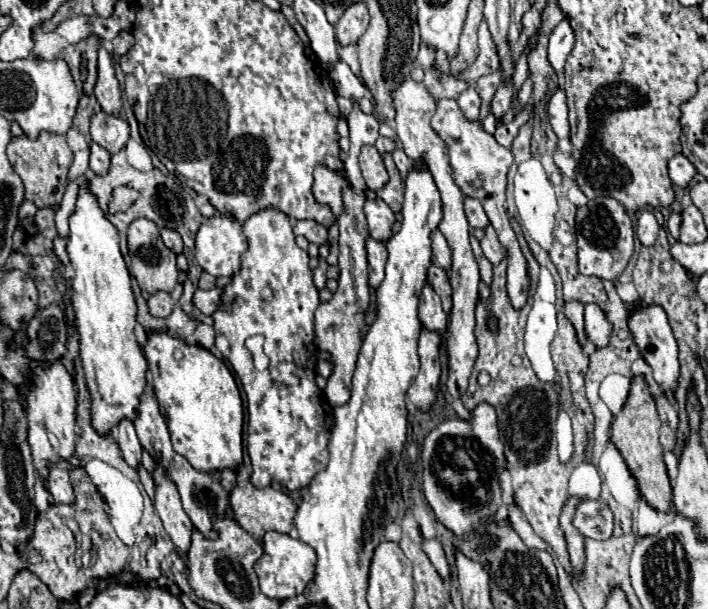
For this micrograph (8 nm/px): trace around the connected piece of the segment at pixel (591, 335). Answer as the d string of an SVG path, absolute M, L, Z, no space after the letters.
M588 303L586 311L584 311L584 319L586 319L588 339L596 345L596 349L606 347L608 339L612 335L612 323L604 315L604 311L596 303Z

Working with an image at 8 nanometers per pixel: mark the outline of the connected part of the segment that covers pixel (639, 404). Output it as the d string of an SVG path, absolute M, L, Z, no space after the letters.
M634 377L628 401L612 421L610 439L614 447L620 451L620 455L624 455L624 463L628 463L628 469L632 471L632 475L636 475L636 481L640 483L640 495L648 499L648 505L660 513L676 513L672 511L672 487L670 487L670 477L668 477L664 459L662 459L658 429L660 429L660 419L658 419L656 403L650 395L650 389L644 377Z

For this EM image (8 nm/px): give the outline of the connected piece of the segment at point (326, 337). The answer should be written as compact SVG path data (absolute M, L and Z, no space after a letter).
M354 103L354 109L348 117L348 127L350 127L350 151L348 159L344 161L344 173L348 181L352 183L352 189L344 191L344 205L346 213L336 221L340 227L340 237L338 237L338 249L340 249L340 279L338 279L338 291L332 295L330 301L322 303L316 309L316 321L314 321L314 335L316 335L316 347L320 351L326 351L330 355L330 363L334 365L332 375L328 377L328 385L324 389L326 399L332 407L344 405L350 399L350 389L352 389L352 375L356 367L356 355L360 353L360 343L362 343L362 329L364 329L364 313L370 305L370 285L368 285L368 261L366 261L366 247L364 241L368 237L368 227L366 227L366 217L362 211L364 205L364 193L366 193L366 183L360 175L358 167L358 153L364 145L374 145L378 139L378 121L372 115L366 115L358 109L358 103Z

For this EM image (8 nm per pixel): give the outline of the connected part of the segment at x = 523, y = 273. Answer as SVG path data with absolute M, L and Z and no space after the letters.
M440 99L438 109L432 117L432 127L436 133L448 143L450 147L450 165L454 169L454 181L462 189L464 195L478 199L484 205L484 211L490 219L490 225L496 229L500 243L508 251L508 297L516 309L524 307L528 299L528 271L526 271L526 259L520 251L520 245L516 241L516 235L510 227L508 213L504 209L506 203L506 173L512 163L510 149L504 149L496 143L492 135L488 135L478 121L468 121L462 111L456 105L456 99Z

